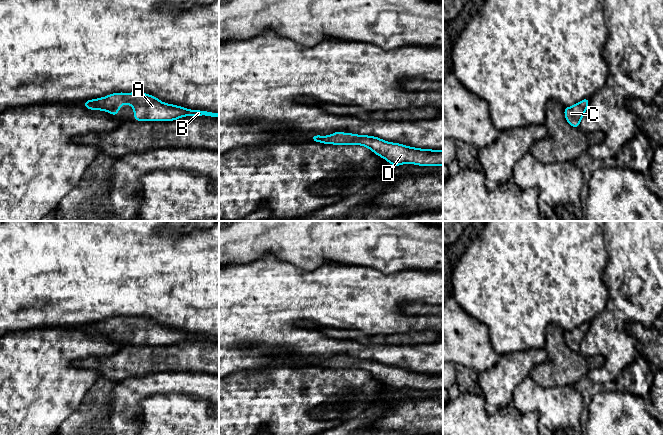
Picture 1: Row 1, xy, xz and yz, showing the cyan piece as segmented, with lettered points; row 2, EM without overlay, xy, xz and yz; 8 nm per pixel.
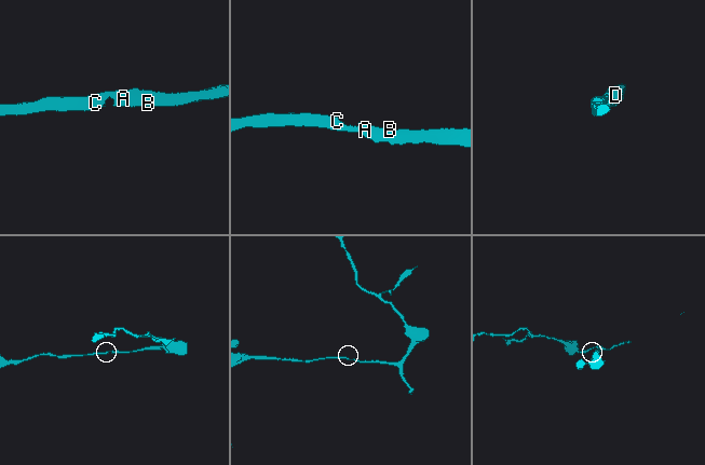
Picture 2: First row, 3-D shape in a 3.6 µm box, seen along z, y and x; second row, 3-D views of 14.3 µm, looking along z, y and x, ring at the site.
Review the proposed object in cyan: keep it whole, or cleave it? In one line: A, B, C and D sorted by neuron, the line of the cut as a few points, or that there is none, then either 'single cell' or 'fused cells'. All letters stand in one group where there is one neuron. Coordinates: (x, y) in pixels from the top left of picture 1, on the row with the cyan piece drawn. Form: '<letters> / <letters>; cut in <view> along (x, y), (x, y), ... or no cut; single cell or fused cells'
A B C D; no cut; single cell

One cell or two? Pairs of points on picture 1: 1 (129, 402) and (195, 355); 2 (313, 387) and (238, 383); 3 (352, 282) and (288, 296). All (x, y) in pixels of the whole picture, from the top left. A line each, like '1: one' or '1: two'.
1: two
2: one
3: one

